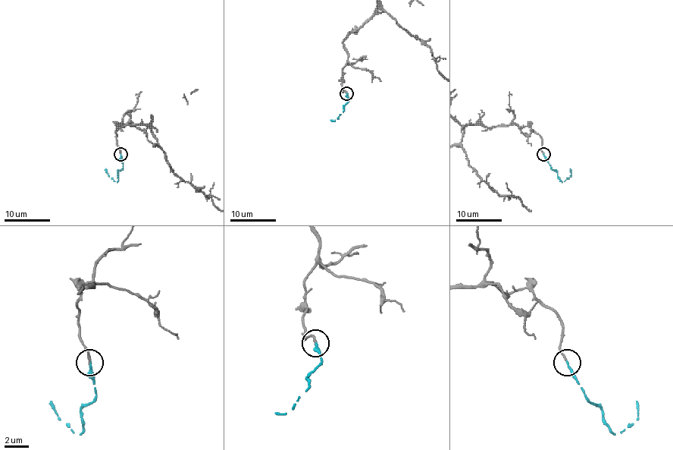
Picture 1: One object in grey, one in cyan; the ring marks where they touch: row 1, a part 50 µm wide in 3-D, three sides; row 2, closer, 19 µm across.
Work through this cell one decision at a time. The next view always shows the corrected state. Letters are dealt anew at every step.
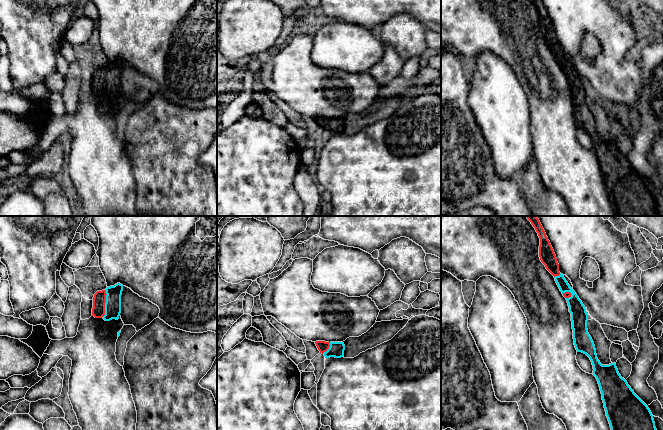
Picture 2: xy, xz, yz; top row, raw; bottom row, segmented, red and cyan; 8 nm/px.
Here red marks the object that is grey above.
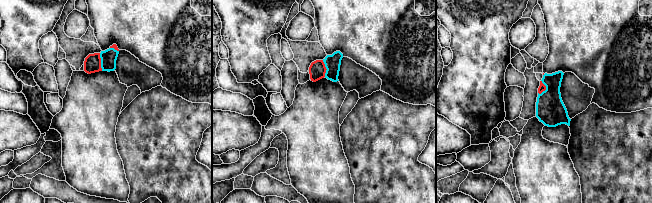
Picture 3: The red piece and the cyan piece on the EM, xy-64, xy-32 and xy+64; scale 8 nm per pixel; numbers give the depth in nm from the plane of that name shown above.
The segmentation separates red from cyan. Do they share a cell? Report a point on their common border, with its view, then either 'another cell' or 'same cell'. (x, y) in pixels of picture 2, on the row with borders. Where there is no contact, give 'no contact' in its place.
contact xy (105, 302); same cell

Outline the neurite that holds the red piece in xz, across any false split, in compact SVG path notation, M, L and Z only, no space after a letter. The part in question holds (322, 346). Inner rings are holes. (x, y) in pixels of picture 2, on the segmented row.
M315 342L318 350L322 353L325 358L335 357L341 358L344 356L345 345L343 342Z

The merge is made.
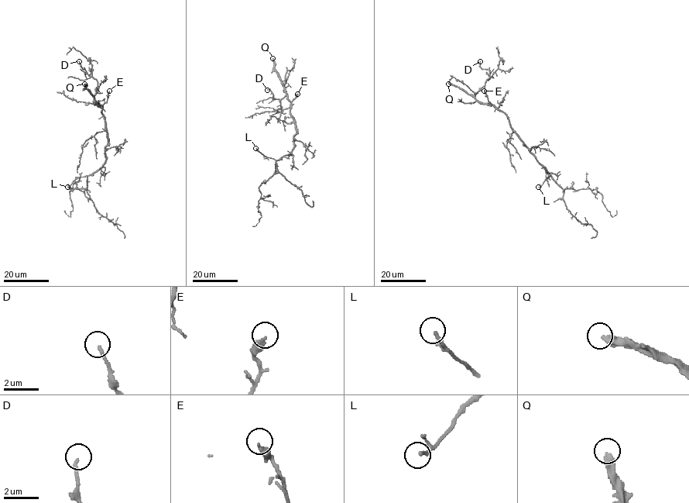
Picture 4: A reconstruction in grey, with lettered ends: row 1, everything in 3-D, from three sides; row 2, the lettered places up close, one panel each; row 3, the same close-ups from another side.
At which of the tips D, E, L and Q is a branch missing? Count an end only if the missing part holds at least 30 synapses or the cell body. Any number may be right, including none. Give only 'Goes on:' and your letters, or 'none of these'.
Goes on: Q

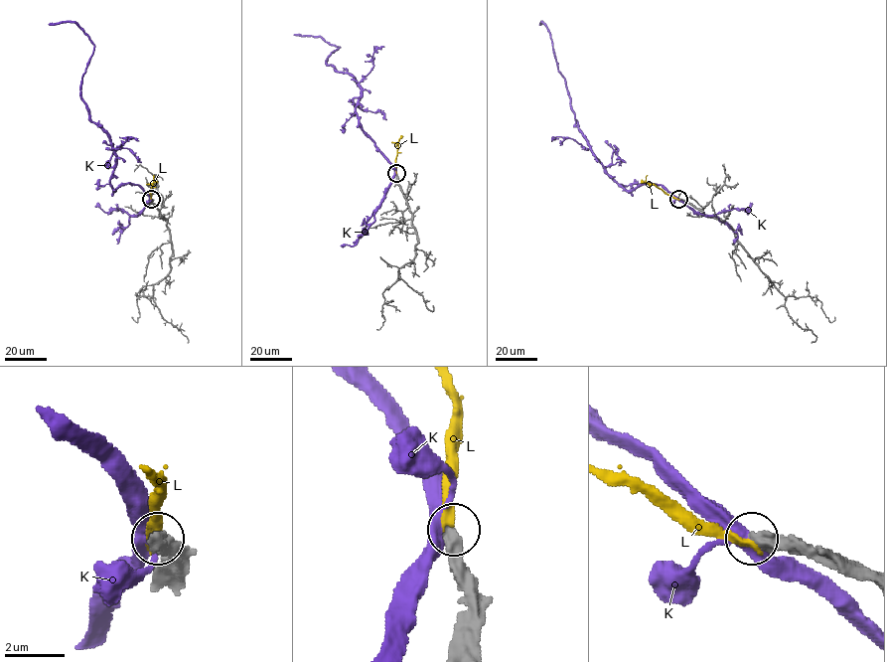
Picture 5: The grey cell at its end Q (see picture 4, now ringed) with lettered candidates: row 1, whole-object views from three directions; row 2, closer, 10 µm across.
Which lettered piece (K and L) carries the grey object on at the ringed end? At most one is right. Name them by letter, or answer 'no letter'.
no letter

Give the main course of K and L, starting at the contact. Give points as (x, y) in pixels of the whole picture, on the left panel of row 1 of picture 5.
K: (150, 199), (138, 185), (110, 184), (110, 137), (80, 95), (94, 44), (73, 22), (48, 24)
L: (150, 199), (153, 175)

